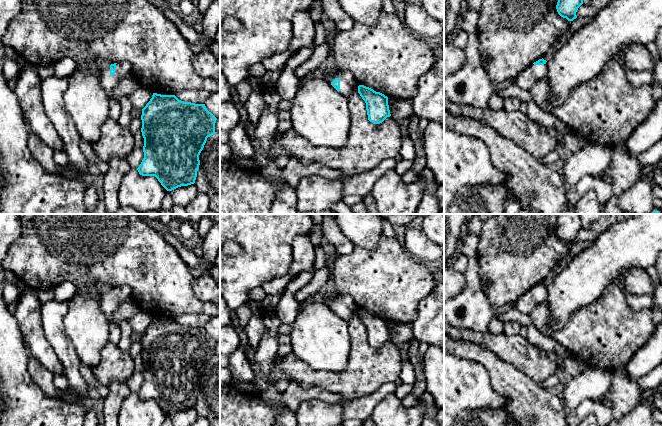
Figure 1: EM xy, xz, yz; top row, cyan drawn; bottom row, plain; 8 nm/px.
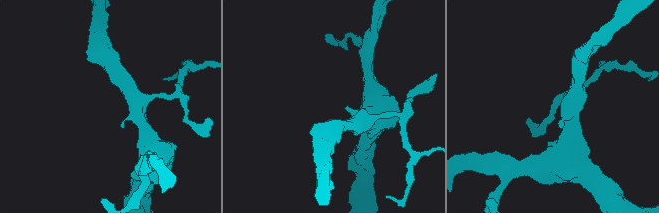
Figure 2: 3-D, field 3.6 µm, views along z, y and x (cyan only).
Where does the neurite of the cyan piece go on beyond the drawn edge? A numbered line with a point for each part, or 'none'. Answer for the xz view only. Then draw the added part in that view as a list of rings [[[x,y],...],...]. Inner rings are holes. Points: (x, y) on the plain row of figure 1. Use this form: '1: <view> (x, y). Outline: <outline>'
1: xz (347, 306). Outline: [[[328,293],[325,294],[325,304],[327,304],[330,308],[335,302],[340,303],[340,315],[339,317],[348,321],[357,305],[354,303],[352,298],[348,295],[338,295],[336,293]]]

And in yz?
1: yz (526, 303). Outline: [[[531,288],[515,303],[515,308],[522,313],[530,313],[541,302],[546,301],[547,289]]]

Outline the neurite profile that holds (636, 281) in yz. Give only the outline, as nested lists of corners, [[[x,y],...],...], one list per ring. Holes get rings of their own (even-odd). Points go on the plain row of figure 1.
[[[630,268],[624,272],[620,282],[625,291],[636,295],[653,296],[658,287],[651,281],[645,269],[642,268]]]

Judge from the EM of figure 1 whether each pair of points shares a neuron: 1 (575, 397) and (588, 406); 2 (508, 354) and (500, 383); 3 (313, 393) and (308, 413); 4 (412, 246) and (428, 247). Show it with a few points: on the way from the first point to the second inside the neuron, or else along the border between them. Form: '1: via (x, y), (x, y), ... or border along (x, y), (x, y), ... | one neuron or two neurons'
1: border along (593, 398), (583, 400), (572, 411) | two neurons
2: border along (487, 348), (526, 375) | two neurons
3: border along (334, 404), (314, 399), (304, 400), (295, 412) | two neurons
4: via (416, 246), (424, 247) | one neuron

